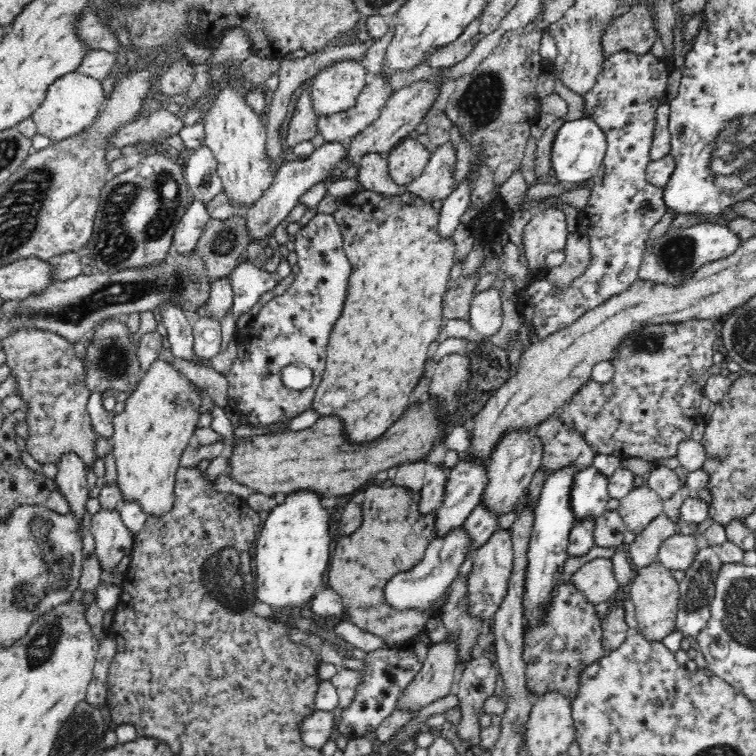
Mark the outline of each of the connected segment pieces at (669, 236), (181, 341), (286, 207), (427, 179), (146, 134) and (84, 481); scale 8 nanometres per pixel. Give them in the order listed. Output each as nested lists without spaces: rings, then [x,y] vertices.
[[[700,222],[686,228],[668,228],[663,236],[645,247],[642,262],[638,266],[638,279],[672,286],[682,284],[702,265],[734,254],[742,243],[743,240],[736,233],[732,233],[732,229],[718,222]]]
[[[164,302],[161,309],[162,323],[168,331],[168,342],[173,356],[192,364],[210,366],[210,359],[198,359],[194,355],[194,336],[192,322],[186,319],[181,307],[173,302]]]
[[[327,142],[315,151],[308,158],[291,158],[286,156],[284,163],[275,170],[275,177],[266,194],[254,204],[252,208],[243,212],[246,219],[246,229],[250,233],[250,242],[255,239],[264,239],[274,233],[274,229],[282,220],[286,219],[293,207],[299,202],[299,198],[316,186],[318,182],[327,182],[330,172],[344,161],[346,156],[347,142]]]
[[[452,142],[432,148],[423,173],[407,184],[408,191],[430,203],[446,200],[455,190],[454,164],[456,149]]]
[[[166,107],[152,111],[148,118],[139,118],[134,123],[125,125],[108,140],[110,148],[122,148],[143,140],[144,142],[165,141],[165,139],[180,133],[184,127],[184,116],[170,112]]]
[[[66,453],[57,462],[57,474],[54,477],[62,495],[70,503],[70,513],[78,519],[78,532],[82,536],[81,522],[89,499],[88,467],[76,453]]]

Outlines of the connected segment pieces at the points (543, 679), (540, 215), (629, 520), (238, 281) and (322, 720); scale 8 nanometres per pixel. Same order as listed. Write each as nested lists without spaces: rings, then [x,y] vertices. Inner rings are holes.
[[[570,580],[560,582],[551,594],[552,600],[542,622],[526,627],[523,632],[527,690],[534,699],[548,691],[558,691],[572,700],[579,690],[580,674],[589,664],[609,653],[602,645],[601,624],[604,617],[599,618],[595,606]]]
[[[560,208],[534,211],[521,238],[530,272],[542,273],[546,270],[546,256],[565,250],[569,234],[566,224],[566,215]]]
[[[647,484],[634,487],[619,500],[617,511],[626,523],[627,530],[640,534],[654,518],[663,513],[664,500]]]
[[[250,259],[237,263],[229,274],[233,288],[232,313],[237,322],[240,314],[246,314],[262,294],[274,290],[277,282],[282,280],[270,276],[269,272],[258,268]]]
[[[314,710],[300,724],[302,741],[310,747],[321,749],[325,742],[333,738],[336,726],[336,711]]]

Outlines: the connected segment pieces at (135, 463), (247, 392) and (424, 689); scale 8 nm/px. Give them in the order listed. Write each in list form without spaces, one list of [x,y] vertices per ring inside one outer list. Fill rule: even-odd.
[[[158,359],[150,365],[140,382],[137,382],[135,389],[125,401],[124,410],[113,417],[111,423],[114,432],[109,441],[113,446],[112,454],[116,462],[116,481],[120,485],[123,499],[138,501],[148,516],[159,517],[168,512],[174,504],[174,482],[180,468],[180,458],[197,429],[196,422],[201,415],[198,410],[203,402],[198,395],[197,384],[184,378],[184,374],[176,365]]]
[[[318,213],[310,219],[296,234],[294,244],[298,254],[297,274],[294,281],[280,296],[264,304],[254,321],[250,323],[248,337],[242,338],[237,344],[237,357],[226,374],[228,381],[228,404],[230,408],[242,414],[244,420],[251,425],[268,426],[276,422],[288,422],[291,418],[300,416],[311,408],[316,389],[322,380],[325,371],[325,358],[327,346],[336,324],[336,320],[342,314],[346,292],[348,292],[348,278],[352,274],[352,265],[346,256],[343,247],[344,237],[342,236],[339,224],[334,215]],[[290,364],[304,366],[312,369],[312,384],[304,390],[292,390],[282,383],[280,370]]]
[[[445,638],[441,642],[432,644],[427,650],[427,657],[423,661],[423,668],[418,672],[413,682],[400,692],[397,699],[398,702],[396,702],[396,709],[418,711],[423,706],[454,692],[459,675],[459,666],[456,664],[456,658],[458,658],[458,647],[456,647],[454,641]]]

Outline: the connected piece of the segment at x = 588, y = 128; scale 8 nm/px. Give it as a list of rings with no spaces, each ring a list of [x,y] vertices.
[[[582,117],[562,124],[552,144],[552,158],[550,158],[558,180],[570,186],[595,178],[606,154],[606,142],[604,132],[590,118]]]

